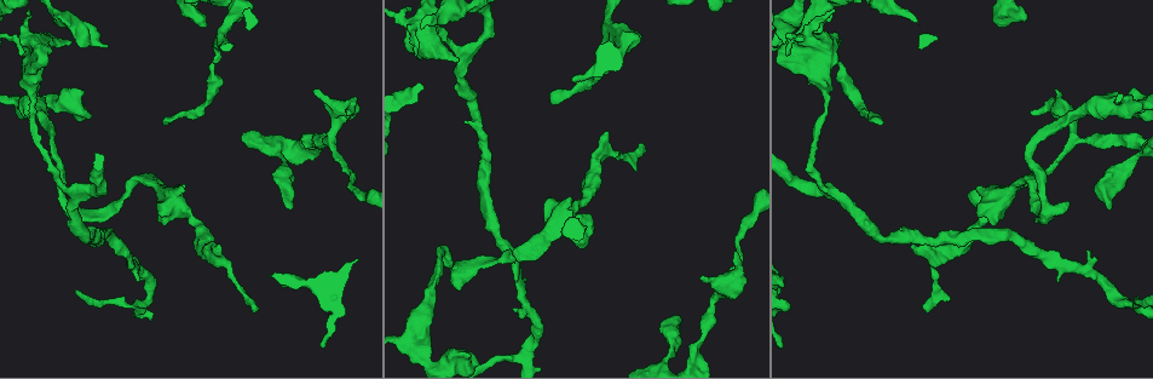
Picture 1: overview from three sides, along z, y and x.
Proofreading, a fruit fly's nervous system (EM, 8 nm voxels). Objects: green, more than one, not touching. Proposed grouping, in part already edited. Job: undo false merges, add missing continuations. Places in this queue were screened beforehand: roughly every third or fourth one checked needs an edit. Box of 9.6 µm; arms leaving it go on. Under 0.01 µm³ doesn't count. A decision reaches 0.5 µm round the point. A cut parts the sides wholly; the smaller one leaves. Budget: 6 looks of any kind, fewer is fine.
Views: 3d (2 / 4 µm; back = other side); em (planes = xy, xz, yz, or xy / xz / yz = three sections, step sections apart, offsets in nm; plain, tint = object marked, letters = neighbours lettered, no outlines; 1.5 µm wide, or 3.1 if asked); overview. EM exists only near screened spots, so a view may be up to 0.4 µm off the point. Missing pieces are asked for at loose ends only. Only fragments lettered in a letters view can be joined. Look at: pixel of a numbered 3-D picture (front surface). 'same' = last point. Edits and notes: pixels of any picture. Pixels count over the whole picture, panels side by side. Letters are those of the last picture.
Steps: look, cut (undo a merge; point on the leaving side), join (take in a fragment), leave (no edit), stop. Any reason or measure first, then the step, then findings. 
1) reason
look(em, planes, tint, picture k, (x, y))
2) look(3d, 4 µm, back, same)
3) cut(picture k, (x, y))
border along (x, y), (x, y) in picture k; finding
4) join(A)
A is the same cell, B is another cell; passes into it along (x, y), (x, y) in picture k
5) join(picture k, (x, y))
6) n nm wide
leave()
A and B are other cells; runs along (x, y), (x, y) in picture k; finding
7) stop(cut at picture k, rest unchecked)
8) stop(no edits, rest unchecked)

an open end
look(em, xz, step 8, tint, picture 1, (834, 10))

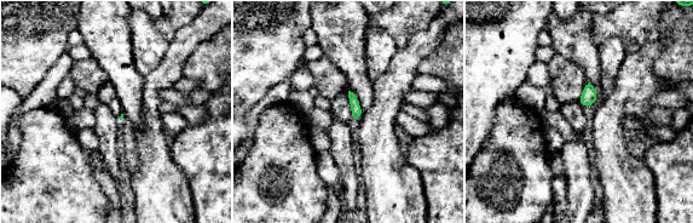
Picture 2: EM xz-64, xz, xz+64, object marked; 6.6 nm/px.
another direction
look(em, yz, step 8, letters, same)

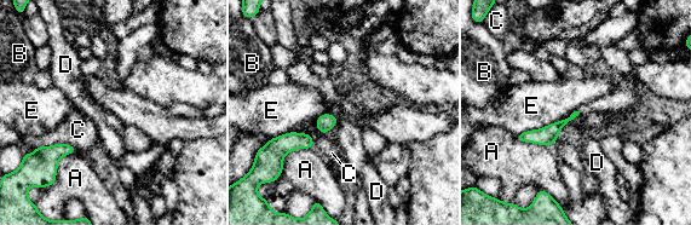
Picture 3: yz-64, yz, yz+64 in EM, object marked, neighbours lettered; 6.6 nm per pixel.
leave()
A, B, C, D and E are other cells; border along (326, 113), (337, 119), (335, 125) in picture 3; no lettered fragment goes on from it

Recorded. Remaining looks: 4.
three-way junction
look(3d, 2 µm, picture 1, (73, 192))

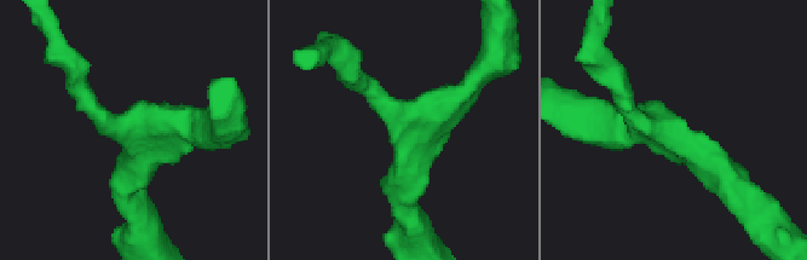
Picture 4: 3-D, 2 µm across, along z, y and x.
3 arms; arms of 200, 200, 220 nm
look(em, planes, letters, picture 4, (404, 123))

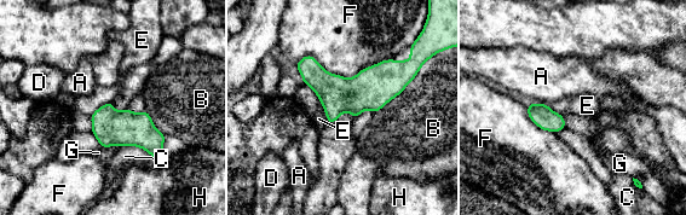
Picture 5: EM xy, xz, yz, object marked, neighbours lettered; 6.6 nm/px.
240 nm wide
leave()
A, B, C, D, E, F, G and H are other cells; runs along (300, 64), (327, 86), (409, 75) in picture 5; one cell here

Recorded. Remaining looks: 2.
sharp bend
look(em, planes, letters, picture 1, (326, 139))

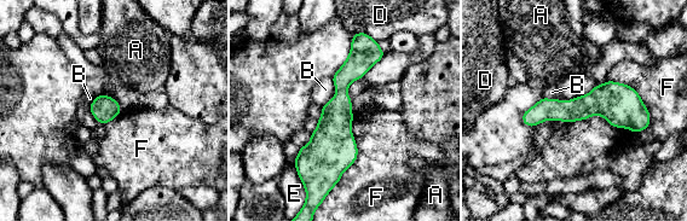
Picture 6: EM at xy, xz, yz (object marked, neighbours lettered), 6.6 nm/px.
170 nm wide; F touches over 550 nm
leave()
A, B, D, E and F are other cells; all the same cell

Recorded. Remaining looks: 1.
stop(no edits, rest unchecked)

